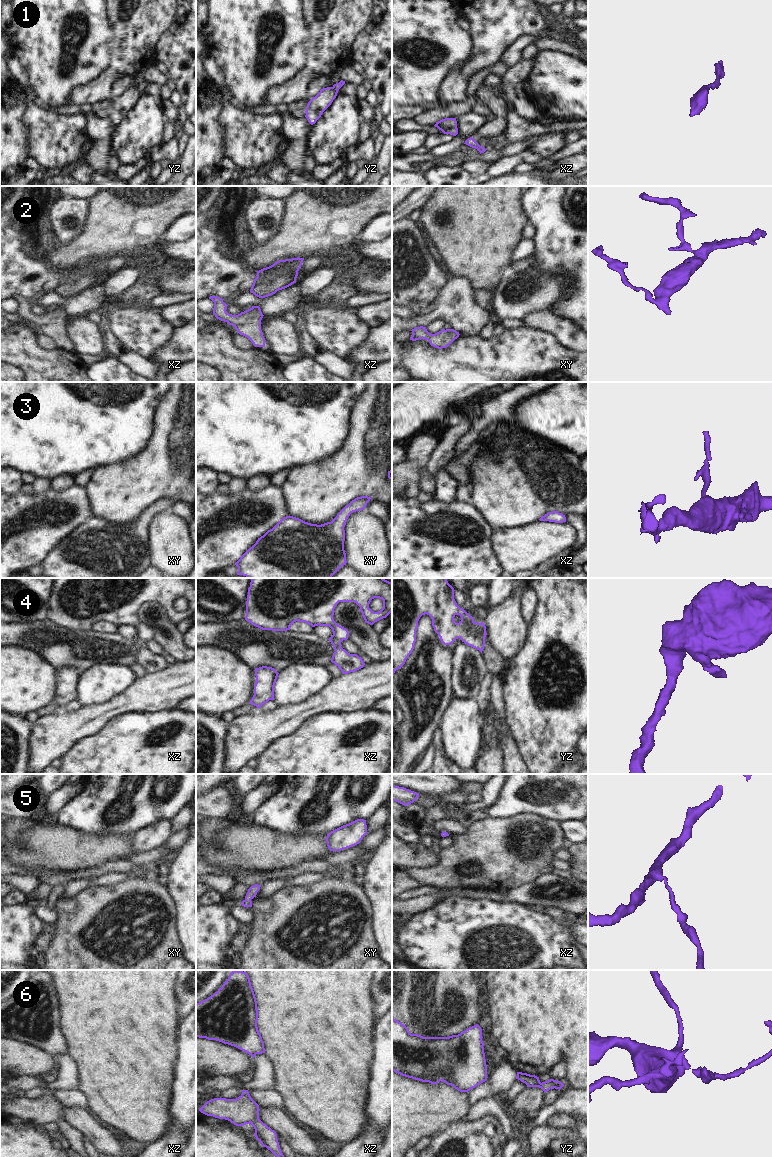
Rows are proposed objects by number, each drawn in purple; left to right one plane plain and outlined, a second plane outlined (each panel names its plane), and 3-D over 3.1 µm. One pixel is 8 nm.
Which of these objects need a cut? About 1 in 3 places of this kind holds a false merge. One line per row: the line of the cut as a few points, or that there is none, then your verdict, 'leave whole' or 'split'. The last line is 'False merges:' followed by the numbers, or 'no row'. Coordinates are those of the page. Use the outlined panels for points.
1: no cut; leave whole
2: no cut; leave whole
3: no cut; leave whole
4: no cut; leave whole
5: no cut; leave whole
6: no cut; leave whole
False merges: no row

